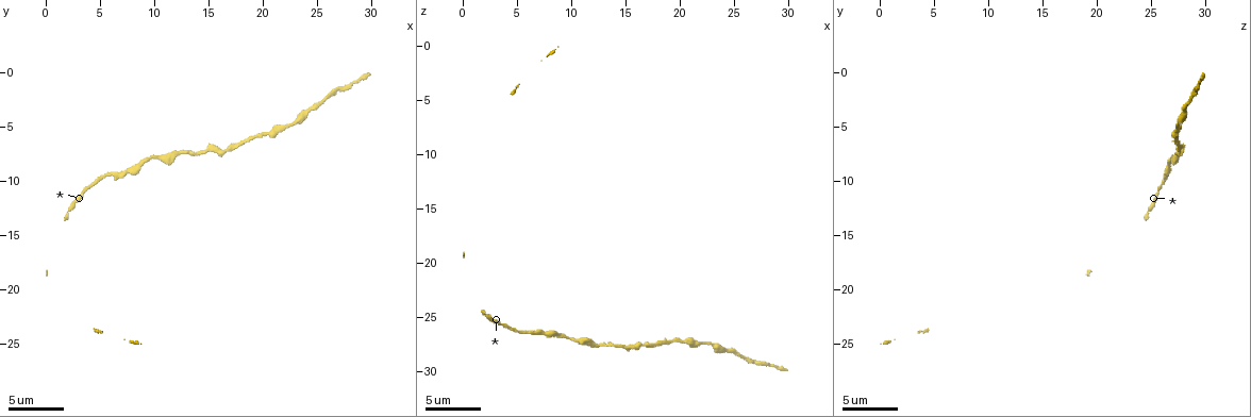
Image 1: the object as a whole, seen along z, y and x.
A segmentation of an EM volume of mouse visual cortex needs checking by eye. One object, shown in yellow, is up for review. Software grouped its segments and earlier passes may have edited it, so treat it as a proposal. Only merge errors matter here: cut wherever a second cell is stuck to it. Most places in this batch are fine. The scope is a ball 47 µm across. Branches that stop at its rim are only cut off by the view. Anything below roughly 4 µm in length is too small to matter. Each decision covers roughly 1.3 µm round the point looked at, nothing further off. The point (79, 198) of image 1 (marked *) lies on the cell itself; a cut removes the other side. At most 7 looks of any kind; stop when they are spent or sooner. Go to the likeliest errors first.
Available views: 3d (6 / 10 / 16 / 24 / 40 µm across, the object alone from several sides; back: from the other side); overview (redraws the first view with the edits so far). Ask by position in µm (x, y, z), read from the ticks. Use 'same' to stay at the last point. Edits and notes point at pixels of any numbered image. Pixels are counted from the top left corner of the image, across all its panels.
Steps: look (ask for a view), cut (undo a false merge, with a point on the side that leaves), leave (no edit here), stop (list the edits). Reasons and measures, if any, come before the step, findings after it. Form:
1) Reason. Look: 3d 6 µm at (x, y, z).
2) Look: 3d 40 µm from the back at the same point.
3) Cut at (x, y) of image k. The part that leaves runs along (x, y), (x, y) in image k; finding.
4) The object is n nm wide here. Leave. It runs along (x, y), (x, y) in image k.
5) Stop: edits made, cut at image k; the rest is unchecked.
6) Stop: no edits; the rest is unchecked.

Calibre changes. Look: 3d 16 µm at (12.2, 7.2, 27.4).

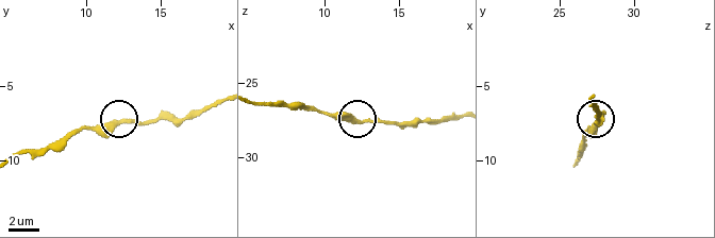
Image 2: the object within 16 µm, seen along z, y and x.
Leave. It runs along (17, 155), (59, 149), (89, 128), (156, 120) in image 2; continuous, no second cell.

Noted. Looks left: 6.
Look: 3d 16 µm at (24.8, 3.4, 28.0).

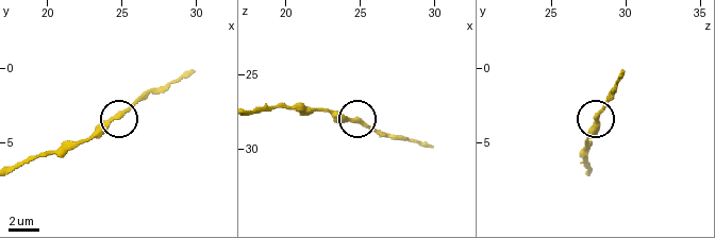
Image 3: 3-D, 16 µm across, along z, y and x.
Leave. It runs along (20, 166), (93, 139), (140, 98) in image 3; continuous, no second cell.

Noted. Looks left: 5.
Thick turns thin. Look: 3d 6 µm at (17.4, 6.8, 27.8).

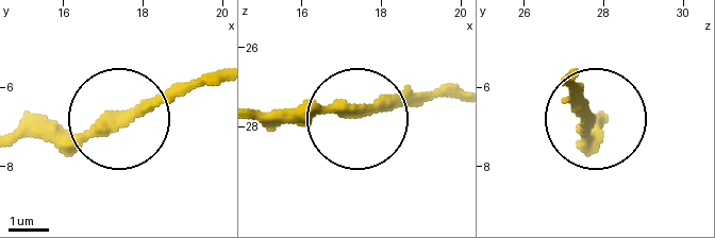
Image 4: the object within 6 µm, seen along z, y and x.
Look: 3d 6 µm from the back at (17.30, 6.85, 27.55).

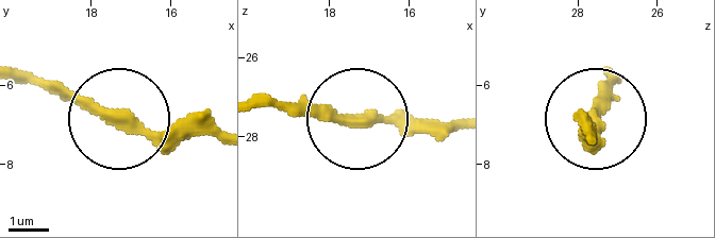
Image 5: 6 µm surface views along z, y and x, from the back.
Leave. It runs along (454, 121), (403, 128), (265, 107) in image 5; all the same cell.

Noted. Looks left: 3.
Stop: no edits; the rest is unchecked.

